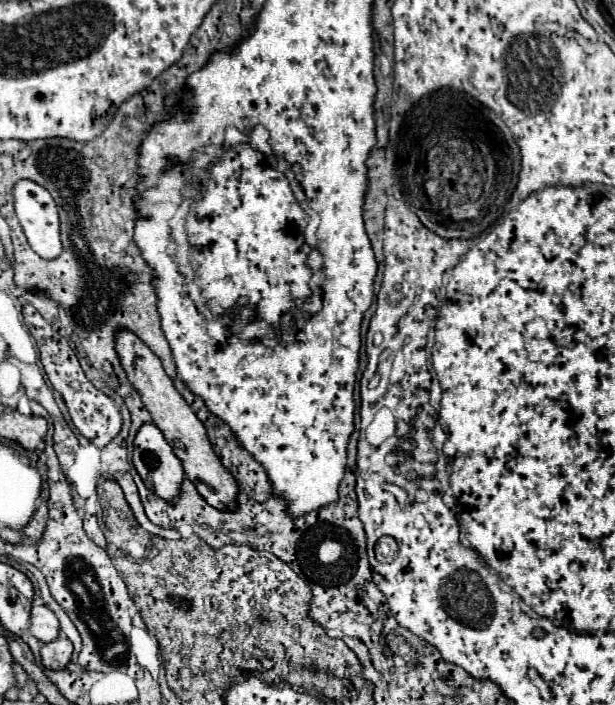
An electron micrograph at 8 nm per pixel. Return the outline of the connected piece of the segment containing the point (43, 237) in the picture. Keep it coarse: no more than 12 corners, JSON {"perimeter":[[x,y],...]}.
{"perimeter":[[34,181],[14,187],[16,215],[30,247],[62,255],[52,195]]}

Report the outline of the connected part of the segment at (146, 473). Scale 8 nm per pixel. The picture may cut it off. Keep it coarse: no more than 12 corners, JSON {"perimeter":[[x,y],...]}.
{"perimeter":[[152,423],[140,427],[132,461],[144,485],[172,505],[182,461]]}

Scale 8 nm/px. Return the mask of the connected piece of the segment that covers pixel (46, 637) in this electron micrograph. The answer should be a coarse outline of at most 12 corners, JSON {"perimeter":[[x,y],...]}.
{"perimeter":[[32,607],[30,633],[50,643],[60,635],[56,615]]}

